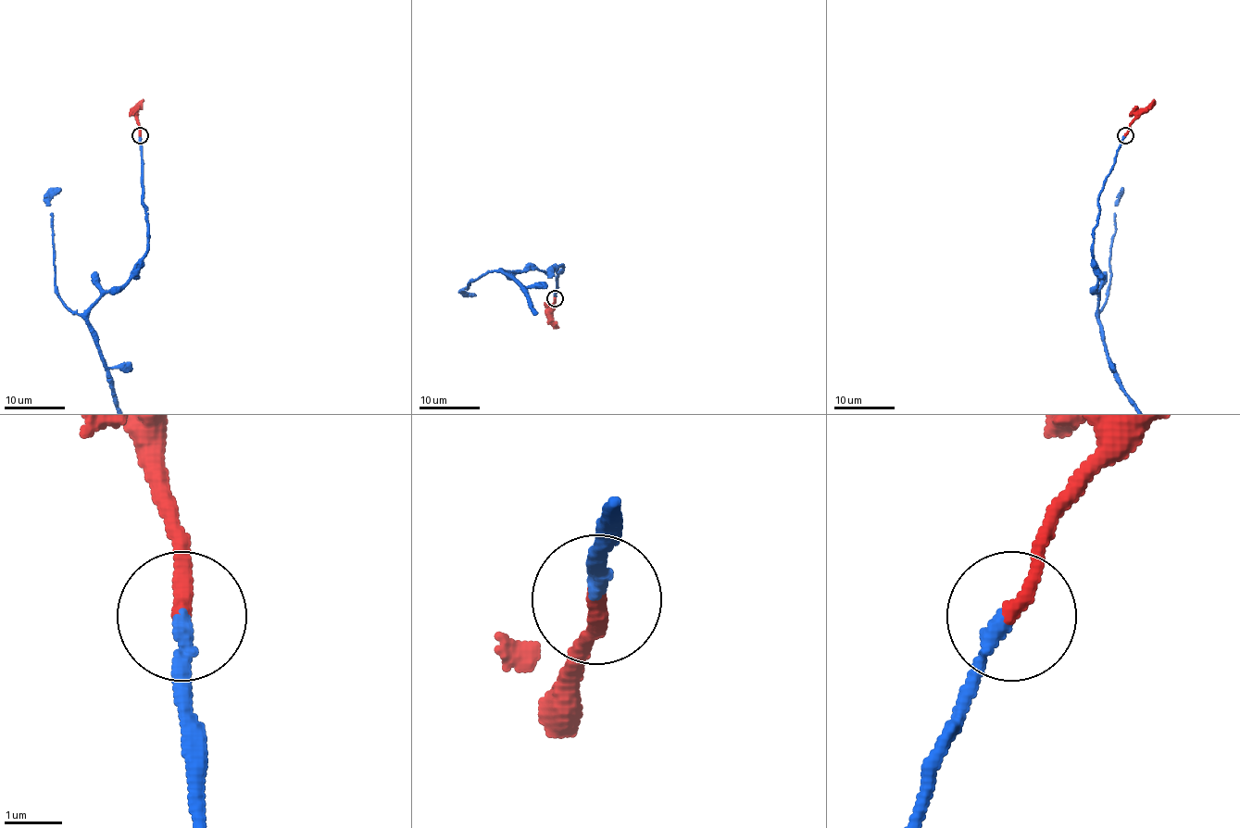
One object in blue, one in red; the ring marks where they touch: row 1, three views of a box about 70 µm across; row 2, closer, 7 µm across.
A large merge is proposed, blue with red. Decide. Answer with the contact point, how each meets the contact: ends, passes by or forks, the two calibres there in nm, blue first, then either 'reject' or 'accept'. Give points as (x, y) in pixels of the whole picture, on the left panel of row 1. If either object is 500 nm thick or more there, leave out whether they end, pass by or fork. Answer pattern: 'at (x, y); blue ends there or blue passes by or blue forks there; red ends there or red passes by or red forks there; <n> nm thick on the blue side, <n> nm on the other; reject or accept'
at (140, 135); blue ends there; red ends there; 240 nm thick on the blue side, 280 nm on the other; accept

